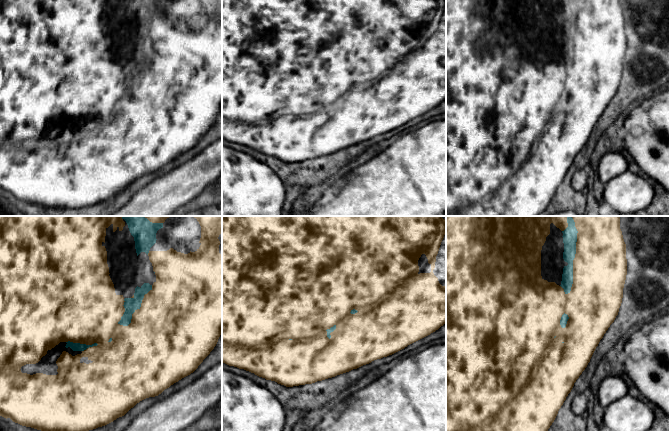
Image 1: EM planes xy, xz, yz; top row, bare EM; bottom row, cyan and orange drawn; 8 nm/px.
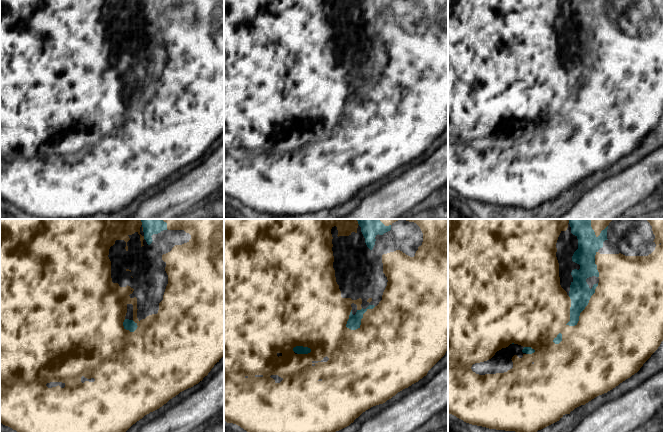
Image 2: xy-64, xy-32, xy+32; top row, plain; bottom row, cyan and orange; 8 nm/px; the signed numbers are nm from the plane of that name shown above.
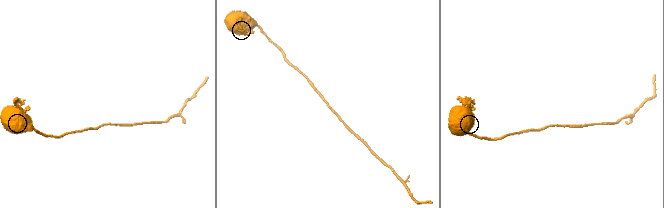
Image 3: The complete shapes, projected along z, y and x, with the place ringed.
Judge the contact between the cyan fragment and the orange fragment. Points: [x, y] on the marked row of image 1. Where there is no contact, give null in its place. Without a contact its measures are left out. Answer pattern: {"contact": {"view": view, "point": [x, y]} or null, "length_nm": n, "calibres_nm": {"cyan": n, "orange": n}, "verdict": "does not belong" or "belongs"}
{"contact": {"view": "yz", "point": [574, 256]}, "length_nm": 650, "calibres_nm": {"cyan": 110, "orange": 440}, "verdict": "belongs"}

